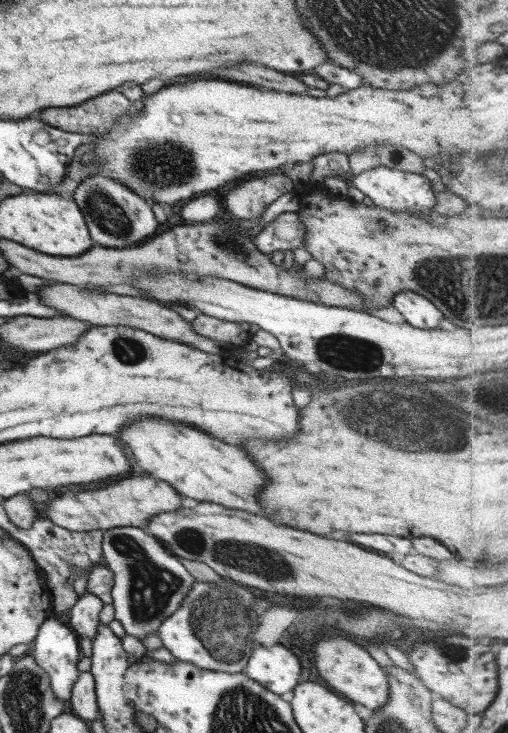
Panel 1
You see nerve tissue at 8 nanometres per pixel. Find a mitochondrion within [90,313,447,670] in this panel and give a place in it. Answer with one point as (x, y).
(221, 619)

